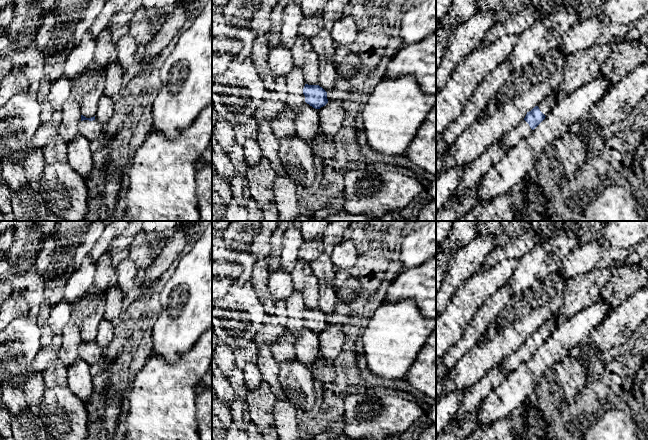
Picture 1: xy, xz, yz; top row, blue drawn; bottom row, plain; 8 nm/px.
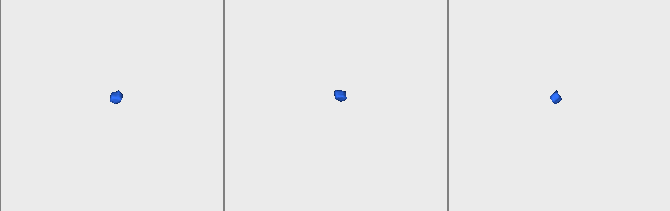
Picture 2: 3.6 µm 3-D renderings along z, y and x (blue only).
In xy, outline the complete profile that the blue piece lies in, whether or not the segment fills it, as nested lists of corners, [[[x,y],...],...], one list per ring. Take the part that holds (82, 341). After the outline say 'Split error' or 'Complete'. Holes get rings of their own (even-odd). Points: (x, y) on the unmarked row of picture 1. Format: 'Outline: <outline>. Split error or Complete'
Outline: [[[81,339],[81,345],[78,348],[78,355],[91,367],[99,363],[101,350],[102,349],[95,344],[95,340],[86,342]]]. Split error

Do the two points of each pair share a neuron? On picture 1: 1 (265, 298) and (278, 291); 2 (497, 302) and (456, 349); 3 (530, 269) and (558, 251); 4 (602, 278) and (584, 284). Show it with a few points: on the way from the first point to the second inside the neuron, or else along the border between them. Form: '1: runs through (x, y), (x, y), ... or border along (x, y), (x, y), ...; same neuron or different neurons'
1: border along (269, 273), (268, 292), (273, 300); different neurons
2: runs through (486, 314), (468, 338); same neuron
3: runs through (537, 264), (551, 253); same neuron
4: runs through (598, 278), (588, 284); same neuron

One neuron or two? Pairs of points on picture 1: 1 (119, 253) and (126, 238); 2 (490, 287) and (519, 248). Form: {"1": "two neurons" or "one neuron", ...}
{"1": "one neuron", "2": "two neurons"}

